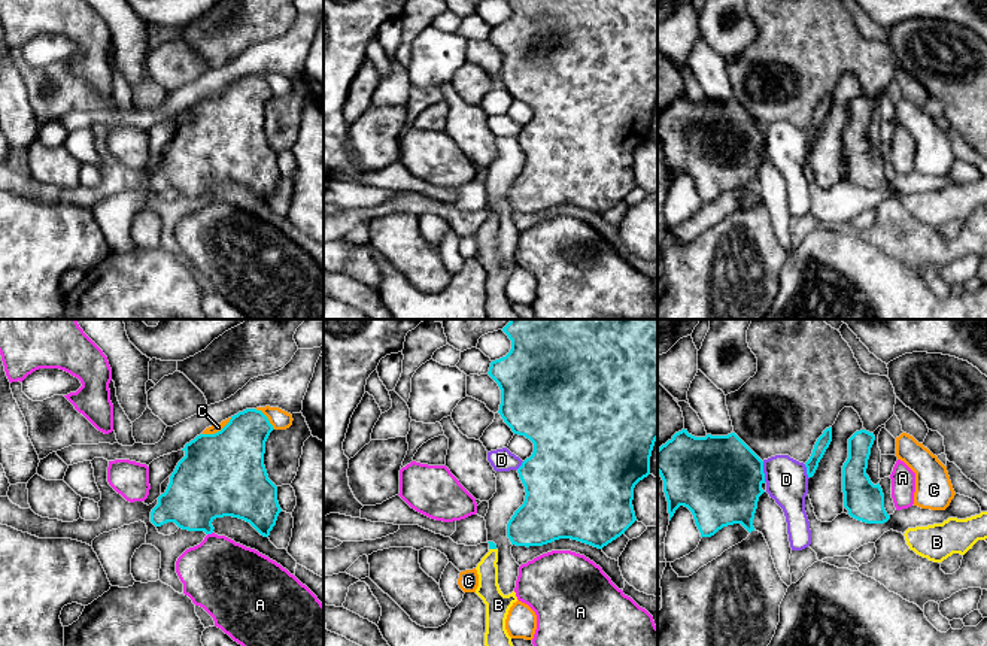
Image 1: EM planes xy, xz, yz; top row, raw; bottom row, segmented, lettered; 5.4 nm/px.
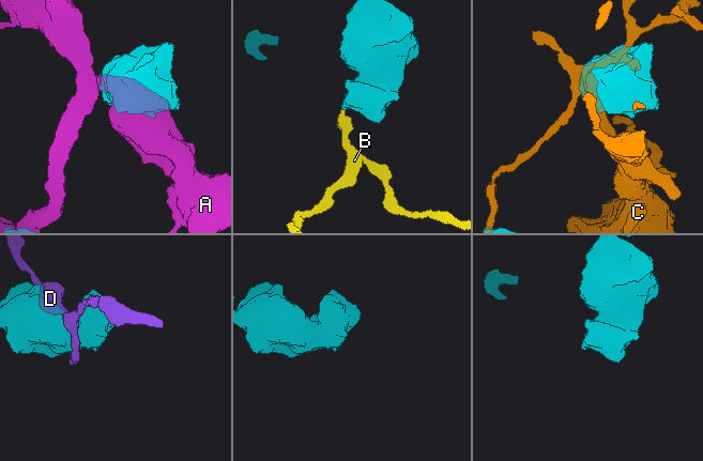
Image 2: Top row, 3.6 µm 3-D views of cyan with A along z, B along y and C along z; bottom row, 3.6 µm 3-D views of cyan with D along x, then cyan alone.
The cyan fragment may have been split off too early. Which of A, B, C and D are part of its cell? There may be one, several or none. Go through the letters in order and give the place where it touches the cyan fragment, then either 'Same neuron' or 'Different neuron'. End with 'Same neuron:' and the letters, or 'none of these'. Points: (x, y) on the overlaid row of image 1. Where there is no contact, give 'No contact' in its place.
A: Touches cyan at xy (209, 533). Different neuron
B: Touches cyan at xz (492, 548). Same neuron
C: Touches cyan at xy (218, 431). Different neuron
D: Touches cyan at yz (762, 472). Different neuron
Same neuron: B

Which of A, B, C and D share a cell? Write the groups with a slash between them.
A / B / C / D

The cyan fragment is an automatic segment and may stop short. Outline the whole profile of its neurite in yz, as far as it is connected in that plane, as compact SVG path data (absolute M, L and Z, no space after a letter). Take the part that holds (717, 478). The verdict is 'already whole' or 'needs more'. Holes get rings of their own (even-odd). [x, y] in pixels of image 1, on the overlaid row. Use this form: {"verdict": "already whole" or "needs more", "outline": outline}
{"verdict": "already whole", "outline": "M683 428L658 449L658 473L663 480L669 521L684 506L692 512L701 537L711 537L734 524L754 531L757 501L765 492L763 461L735 433L695 437Z"}

